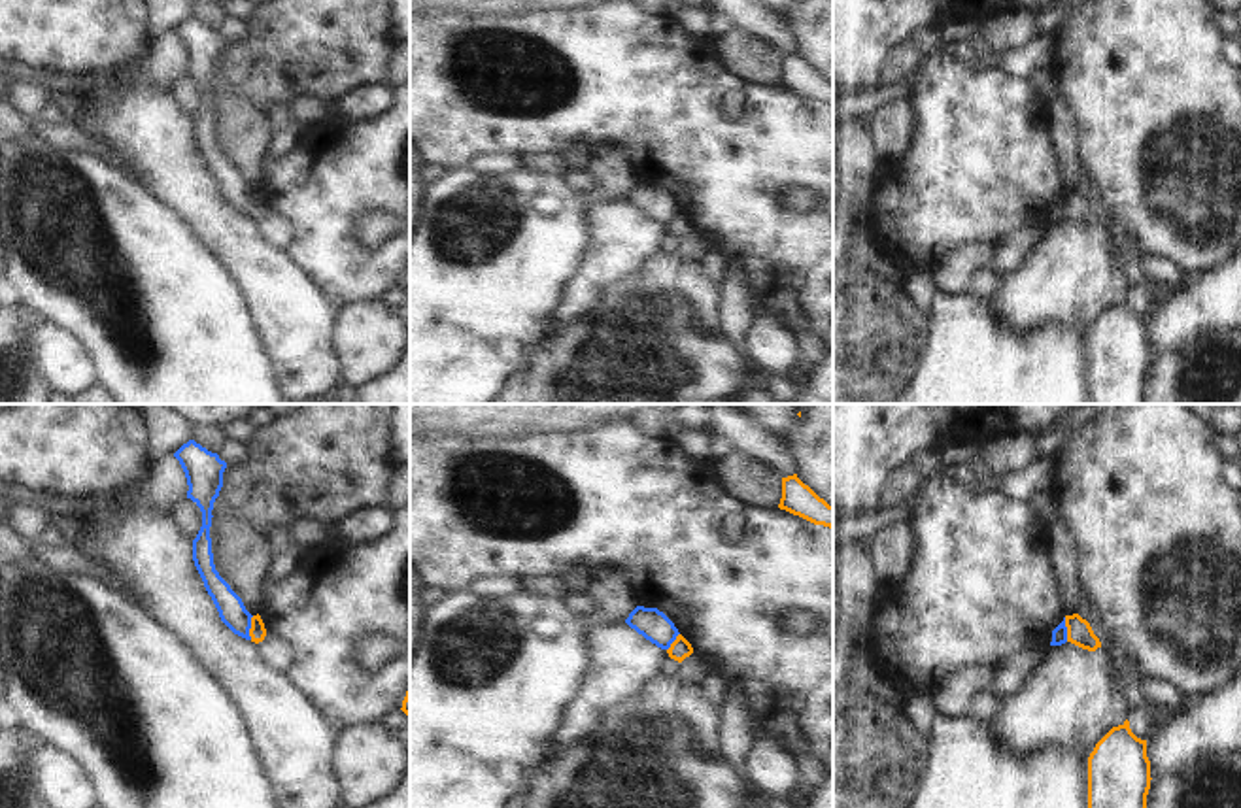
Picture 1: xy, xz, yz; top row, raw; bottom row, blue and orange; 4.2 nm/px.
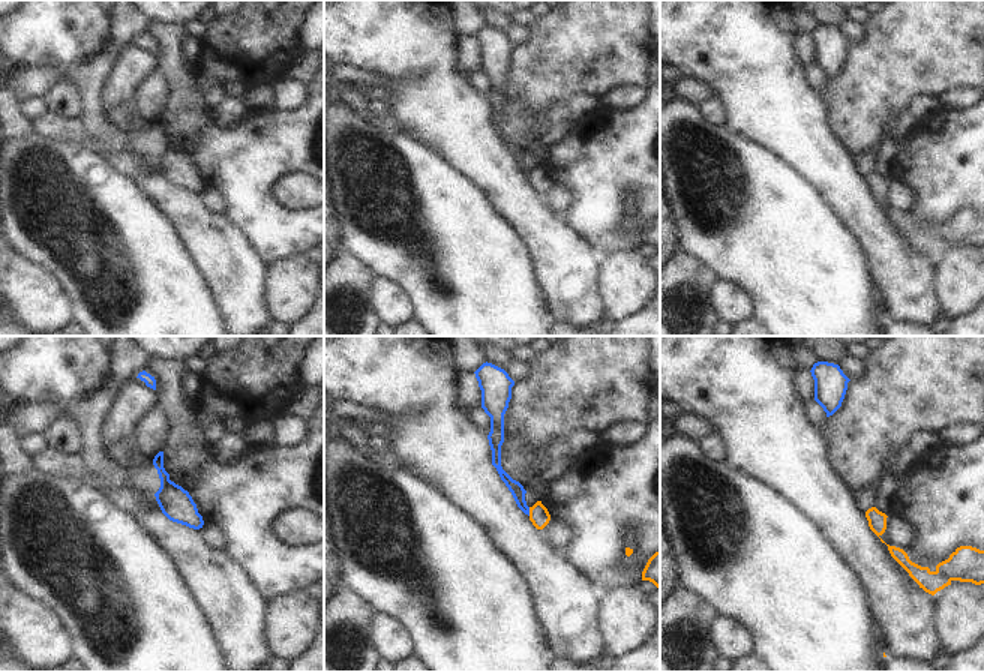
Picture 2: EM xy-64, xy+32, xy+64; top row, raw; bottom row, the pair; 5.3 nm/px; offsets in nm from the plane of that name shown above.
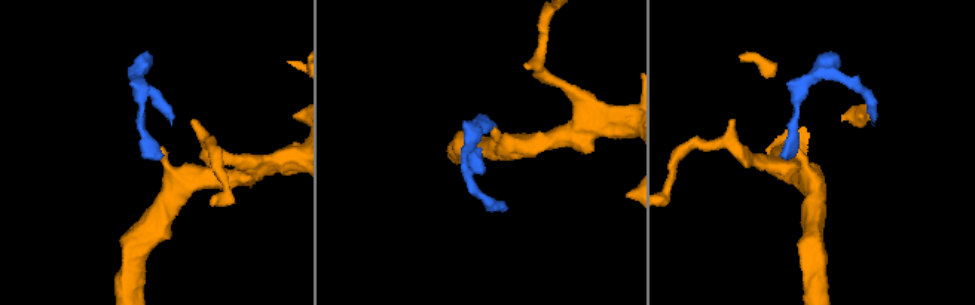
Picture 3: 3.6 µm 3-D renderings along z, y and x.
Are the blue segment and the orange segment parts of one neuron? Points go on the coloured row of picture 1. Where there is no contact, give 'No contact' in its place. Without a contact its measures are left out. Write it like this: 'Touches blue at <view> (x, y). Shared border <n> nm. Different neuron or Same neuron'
Touches blue at xy (250, 627). Shared border 110 nm. Different neuron.

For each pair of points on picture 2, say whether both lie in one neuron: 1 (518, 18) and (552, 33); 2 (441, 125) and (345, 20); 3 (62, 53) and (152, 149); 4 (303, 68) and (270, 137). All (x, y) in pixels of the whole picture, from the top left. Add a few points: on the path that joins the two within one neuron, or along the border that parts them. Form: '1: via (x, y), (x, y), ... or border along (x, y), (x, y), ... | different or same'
1: border along (536, 18), (530, 30) | different
2: via (431, 90), (431, 69), (384, 23), (380, 23) | same
3: border along (96, 53), (81, 63) | different
4: border along (308, 81), (306, 86) | different

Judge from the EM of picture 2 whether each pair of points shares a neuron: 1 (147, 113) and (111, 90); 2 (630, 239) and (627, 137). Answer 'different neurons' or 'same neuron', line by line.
1: different neurons
2: same neuron

